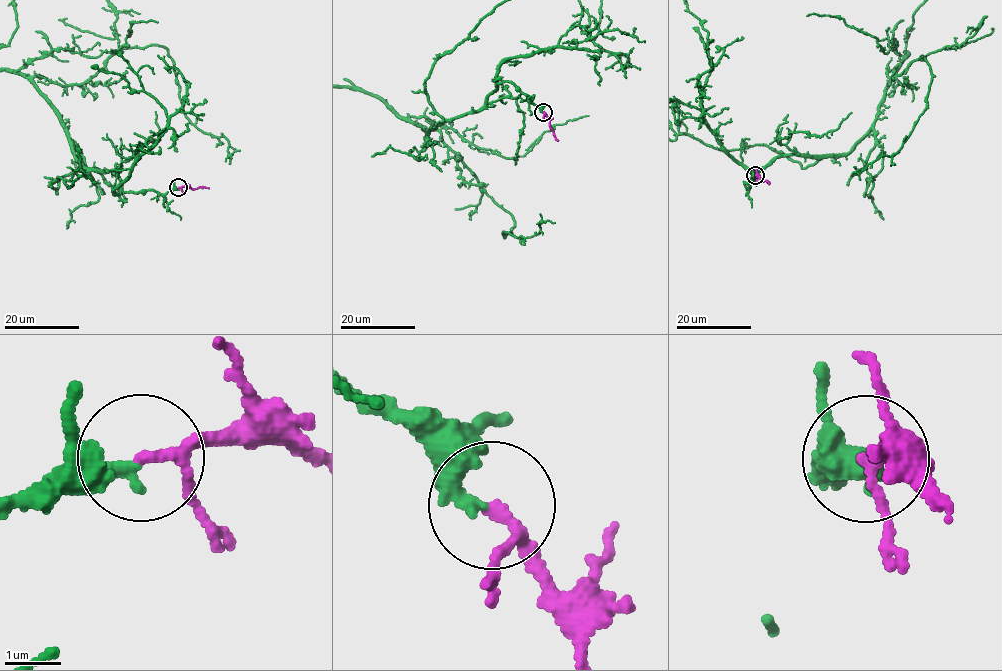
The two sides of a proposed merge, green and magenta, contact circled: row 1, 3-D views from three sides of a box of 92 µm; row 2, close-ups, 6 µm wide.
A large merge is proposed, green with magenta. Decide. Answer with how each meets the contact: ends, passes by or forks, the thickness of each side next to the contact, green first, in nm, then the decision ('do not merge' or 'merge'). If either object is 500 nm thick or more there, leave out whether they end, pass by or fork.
green ends | magenta passes by | 300/160 nm | merge

